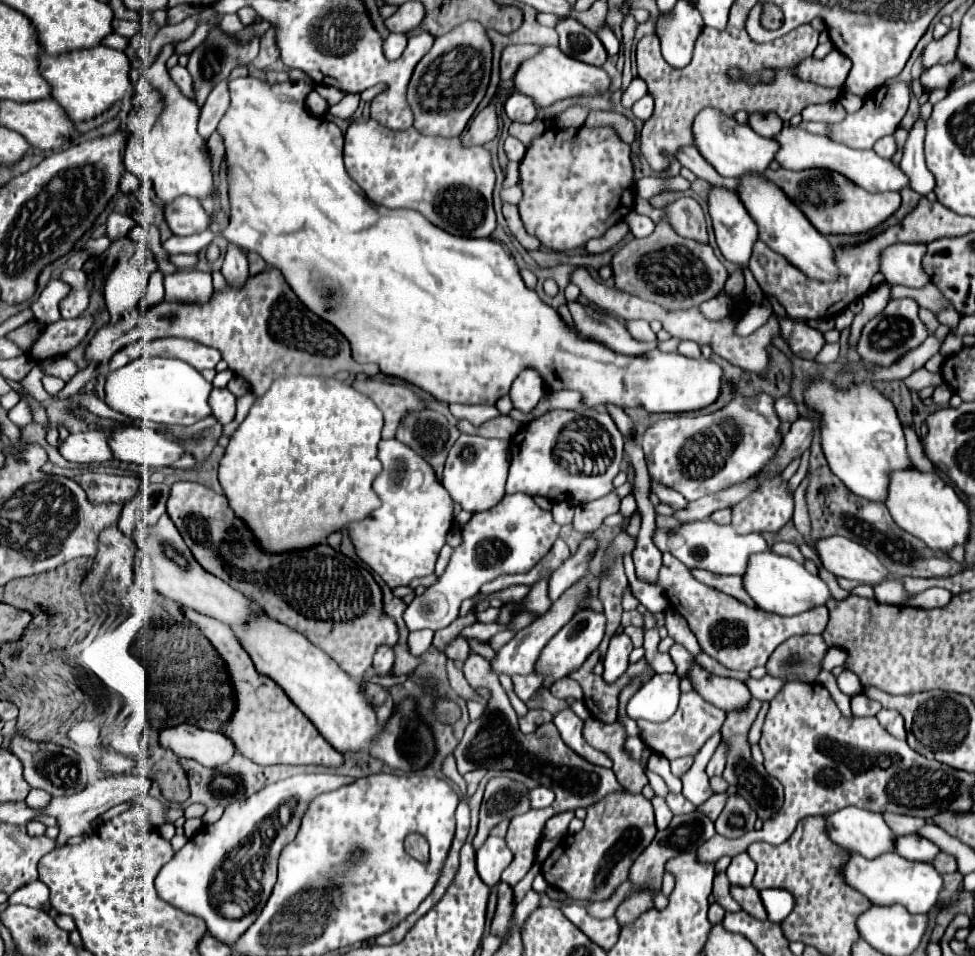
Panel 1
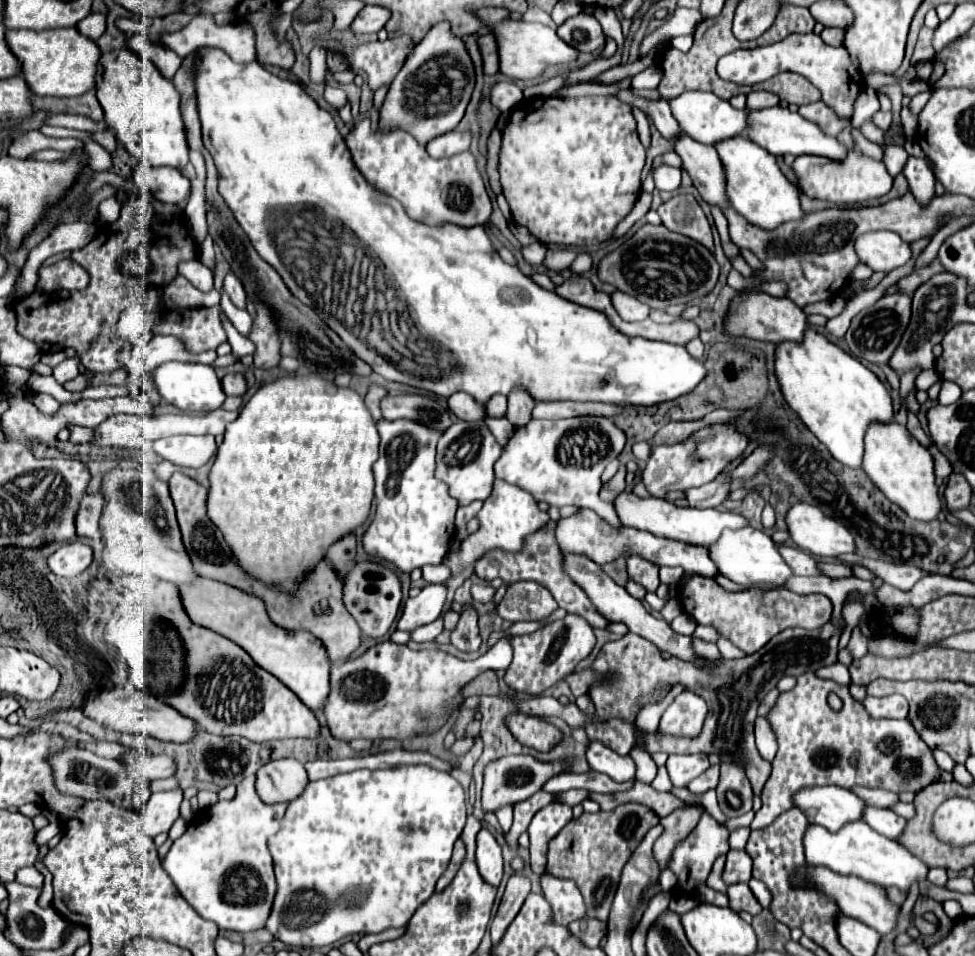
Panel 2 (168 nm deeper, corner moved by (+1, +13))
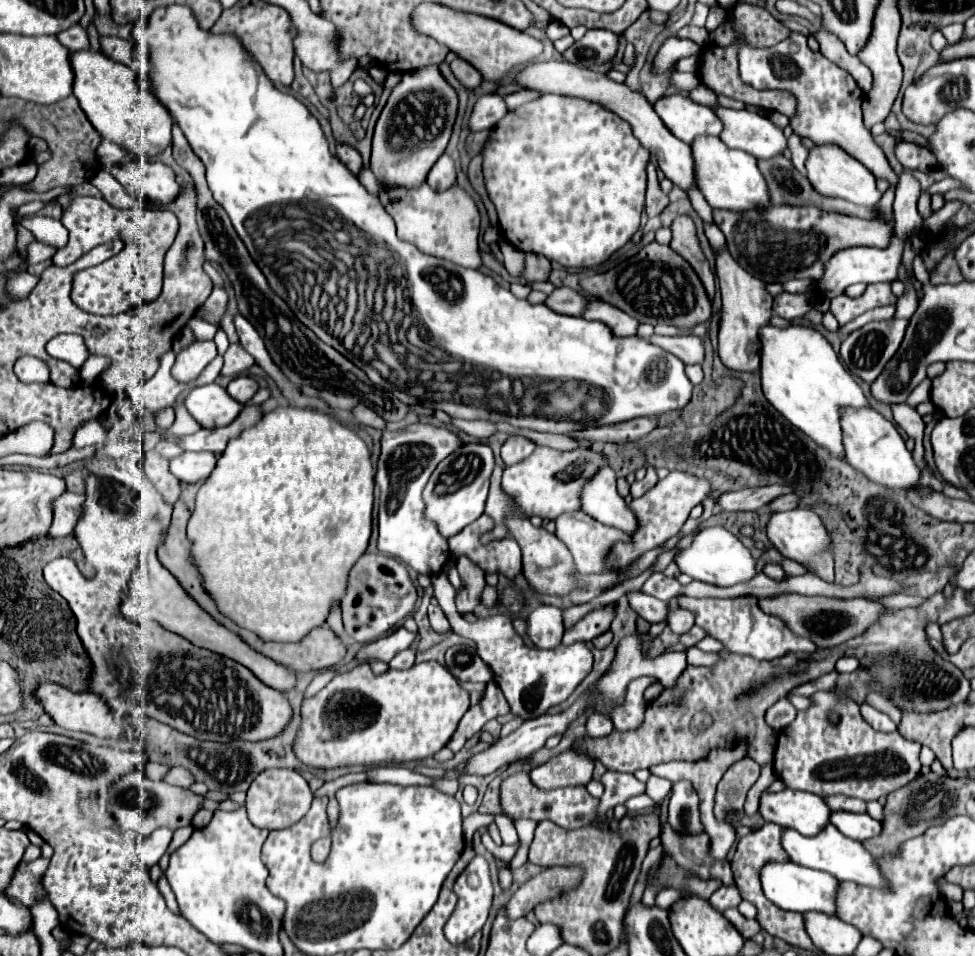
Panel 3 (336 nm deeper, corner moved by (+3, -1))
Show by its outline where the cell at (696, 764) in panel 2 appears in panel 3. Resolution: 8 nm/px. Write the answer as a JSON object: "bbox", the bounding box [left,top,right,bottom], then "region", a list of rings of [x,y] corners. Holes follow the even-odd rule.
{"bbox":[668,780,704,834],"region":[[[680,780],[672,784],[668,798],[668,822],[676,832],[698,834],[704,830],[698,814],[698,796],[692,782]]]}

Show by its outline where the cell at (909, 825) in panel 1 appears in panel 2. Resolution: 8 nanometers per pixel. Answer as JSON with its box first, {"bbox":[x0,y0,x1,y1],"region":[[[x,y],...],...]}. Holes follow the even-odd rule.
{"bbox":[850,786,898,808],"region":[[[854,786],[850,788],[860,800],[864,800],[866,804],[878,806],[878,808],[888,808],[890,804],[898,802],[898,796],[890,790],[882,790],[882,788],[864,788],[864,786]]]}

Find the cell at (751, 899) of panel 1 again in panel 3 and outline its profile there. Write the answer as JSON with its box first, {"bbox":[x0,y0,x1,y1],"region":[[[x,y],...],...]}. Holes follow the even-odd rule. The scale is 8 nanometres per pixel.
{"bbox":[724,908,760,938],"region":[[[728,908],[728,910],[724,910],[724,916],[726,916],[726,918],[738,928],[738,932],[740,932],[742,936],[746,936],[746,938],[750,938],[750,936],[754,936],[754,934],[760,932],[760,924],[758,924],[756,920],[744,918],[744,916],[738,912],[738,908]]]}

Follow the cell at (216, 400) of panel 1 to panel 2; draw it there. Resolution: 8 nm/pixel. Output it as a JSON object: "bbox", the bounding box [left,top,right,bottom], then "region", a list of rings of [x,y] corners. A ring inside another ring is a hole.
{"bbox":[222,374,246,396],"region":[[[226,374],[222,378],[222,386],[228,396],[242,396],[246,392],[246,378],[244,374]]]}

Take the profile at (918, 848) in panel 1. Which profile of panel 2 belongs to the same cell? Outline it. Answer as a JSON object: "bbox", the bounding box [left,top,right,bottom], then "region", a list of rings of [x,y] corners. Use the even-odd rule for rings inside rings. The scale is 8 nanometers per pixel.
{"bbox":[862,806,906,838],"region":[[[866,806],[862,812],[862,822],[866,822],[872,830],[886,838],[898,838],[906,826],[906,820],[896,816],[888,808],[876,808],[876,806]]]}

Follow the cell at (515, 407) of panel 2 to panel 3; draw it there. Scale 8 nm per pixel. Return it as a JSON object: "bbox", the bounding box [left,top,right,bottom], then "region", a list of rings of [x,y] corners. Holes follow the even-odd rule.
{"bbox":[502,436,536,464],"region":[[[510,436],[504,444],[502,444],[502,460],[504,464],[516,464],[522,458],[530,456],[532,450],[536,448],[536,444],[532,440],[528,440],[526,436]]]}

